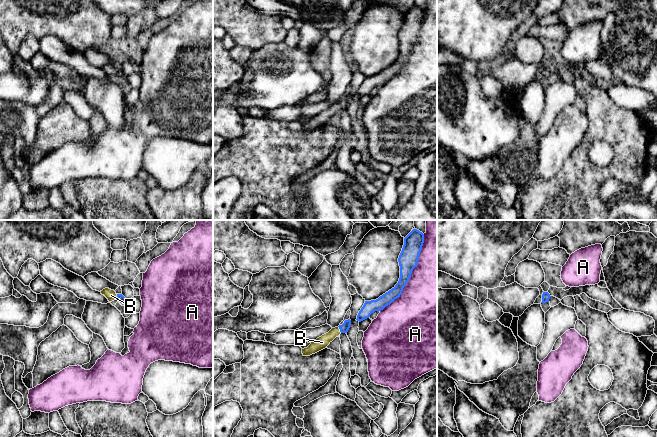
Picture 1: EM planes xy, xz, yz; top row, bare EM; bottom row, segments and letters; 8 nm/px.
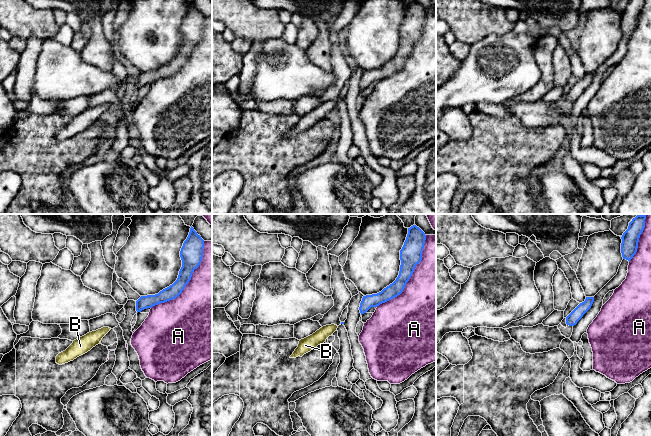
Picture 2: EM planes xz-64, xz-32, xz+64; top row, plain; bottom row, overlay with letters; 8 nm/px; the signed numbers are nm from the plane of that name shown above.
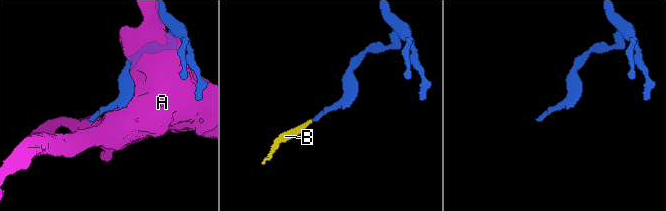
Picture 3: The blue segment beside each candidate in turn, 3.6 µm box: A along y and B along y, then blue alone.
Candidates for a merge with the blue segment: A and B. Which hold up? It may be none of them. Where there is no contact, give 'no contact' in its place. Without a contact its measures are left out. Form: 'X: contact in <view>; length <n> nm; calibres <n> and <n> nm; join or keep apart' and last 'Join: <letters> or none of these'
A: contact in xz; length 700 nm; calibres 160 and 480 nm; keep apart
B: contact in xz; length 60 nm; calibres 70 and 100 nm; join
Join: B

